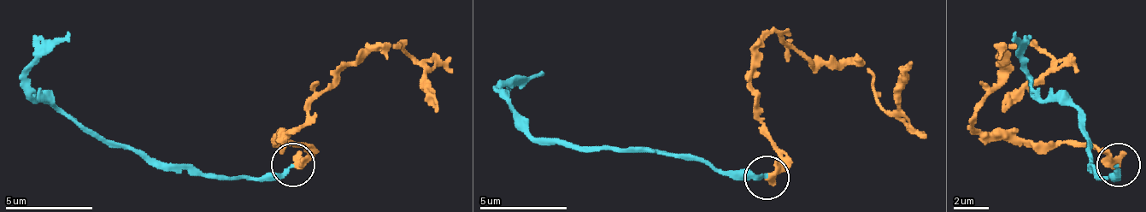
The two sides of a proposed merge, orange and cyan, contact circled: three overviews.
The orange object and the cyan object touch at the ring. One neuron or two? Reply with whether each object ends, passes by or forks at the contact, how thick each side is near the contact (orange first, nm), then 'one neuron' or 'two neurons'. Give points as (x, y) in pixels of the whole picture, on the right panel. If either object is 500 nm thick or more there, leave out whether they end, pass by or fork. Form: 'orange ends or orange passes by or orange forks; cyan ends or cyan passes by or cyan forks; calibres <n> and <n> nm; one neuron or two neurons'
orange passes by; cyan ends; calibres 300 and 200 nm; one neuron

